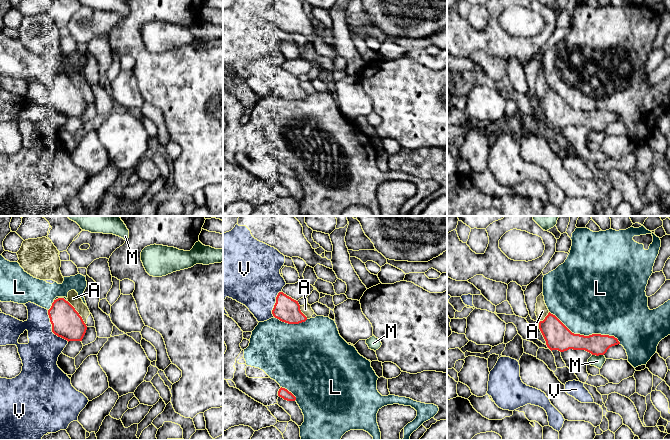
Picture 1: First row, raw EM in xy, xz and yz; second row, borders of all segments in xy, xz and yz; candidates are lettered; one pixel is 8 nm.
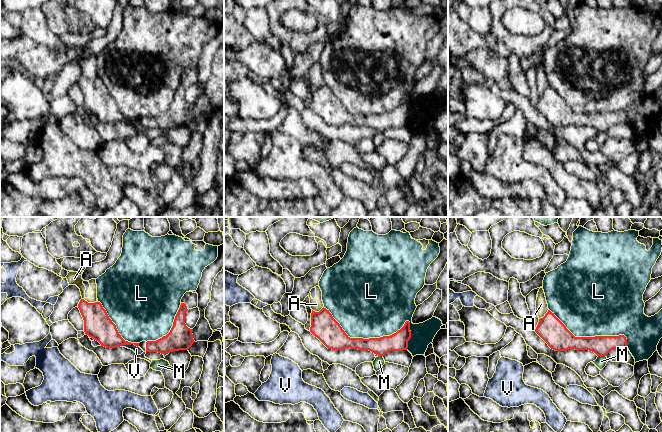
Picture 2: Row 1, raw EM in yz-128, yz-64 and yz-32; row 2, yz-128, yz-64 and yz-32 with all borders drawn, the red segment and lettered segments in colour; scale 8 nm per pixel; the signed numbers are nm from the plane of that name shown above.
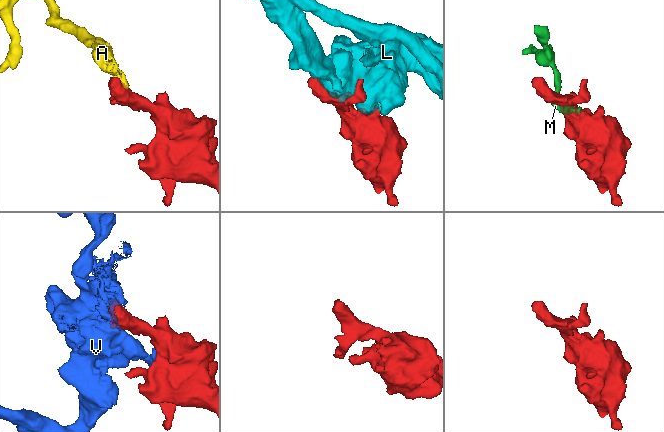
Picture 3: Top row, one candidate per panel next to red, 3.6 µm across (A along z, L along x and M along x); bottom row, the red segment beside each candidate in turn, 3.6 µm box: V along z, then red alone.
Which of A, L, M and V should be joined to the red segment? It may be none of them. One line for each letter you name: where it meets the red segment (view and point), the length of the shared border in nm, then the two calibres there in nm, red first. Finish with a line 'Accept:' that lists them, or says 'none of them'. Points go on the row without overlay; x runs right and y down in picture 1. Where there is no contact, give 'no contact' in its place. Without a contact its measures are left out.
Accept: none of them

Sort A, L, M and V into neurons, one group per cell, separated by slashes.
A / L / M / V

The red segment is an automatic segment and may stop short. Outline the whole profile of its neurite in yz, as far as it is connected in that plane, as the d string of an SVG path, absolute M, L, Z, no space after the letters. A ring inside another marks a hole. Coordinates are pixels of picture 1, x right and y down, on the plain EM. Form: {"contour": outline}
{"contour": "M550 88L543 97L539 98L539 105L551 127L585 126L599 132L604 131L610 123L620 120L614 112L574 110Z"}

